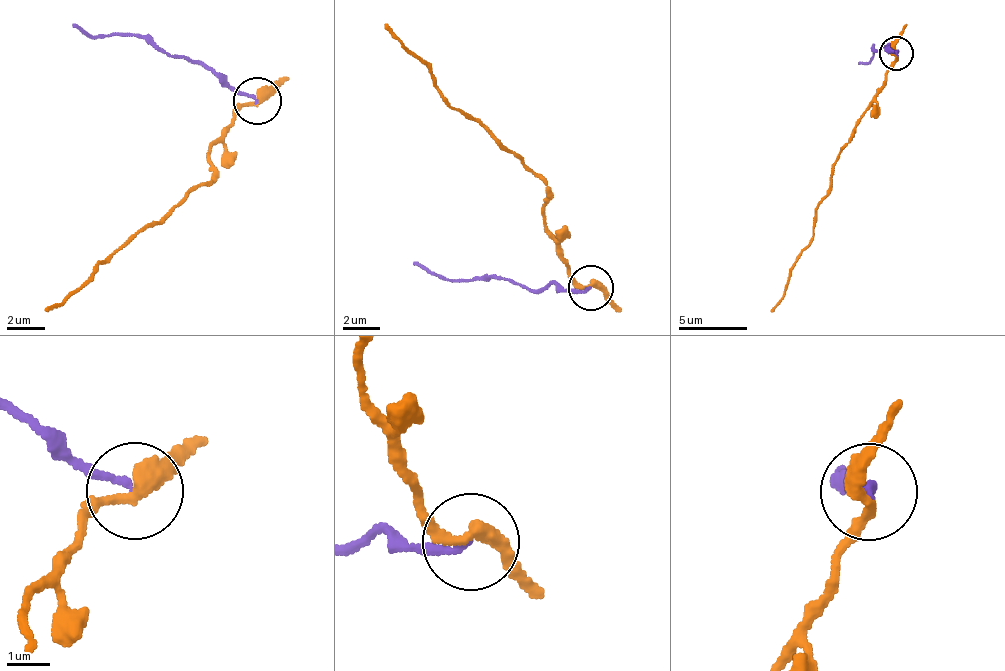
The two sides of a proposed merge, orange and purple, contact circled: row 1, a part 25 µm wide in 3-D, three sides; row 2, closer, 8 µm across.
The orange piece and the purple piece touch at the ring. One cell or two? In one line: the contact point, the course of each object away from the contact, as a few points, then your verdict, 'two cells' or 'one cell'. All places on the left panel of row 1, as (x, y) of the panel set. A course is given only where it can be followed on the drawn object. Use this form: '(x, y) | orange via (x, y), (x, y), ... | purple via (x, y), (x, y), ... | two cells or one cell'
(257, 100) | orange via (256, 102), (237, 110), (222, 142), (208, 149), (213, 177), (165, 216), (141, 229), (89, 283), (46, 311) | purple via (256, 102), (218, 79), (199, 62), (109, 33), (90, 36), (71, 24) | two cells

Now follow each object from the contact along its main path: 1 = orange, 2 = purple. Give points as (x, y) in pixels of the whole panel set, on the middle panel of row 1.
1: (589, 288), (543, 220), (547, 190), (478, 120), (450, 106), (427, 65), (386, 24)
2: (589, 288), (553, 283), (535, 290), (489, 277), (449, 282), (430, 276), (412, 261)

